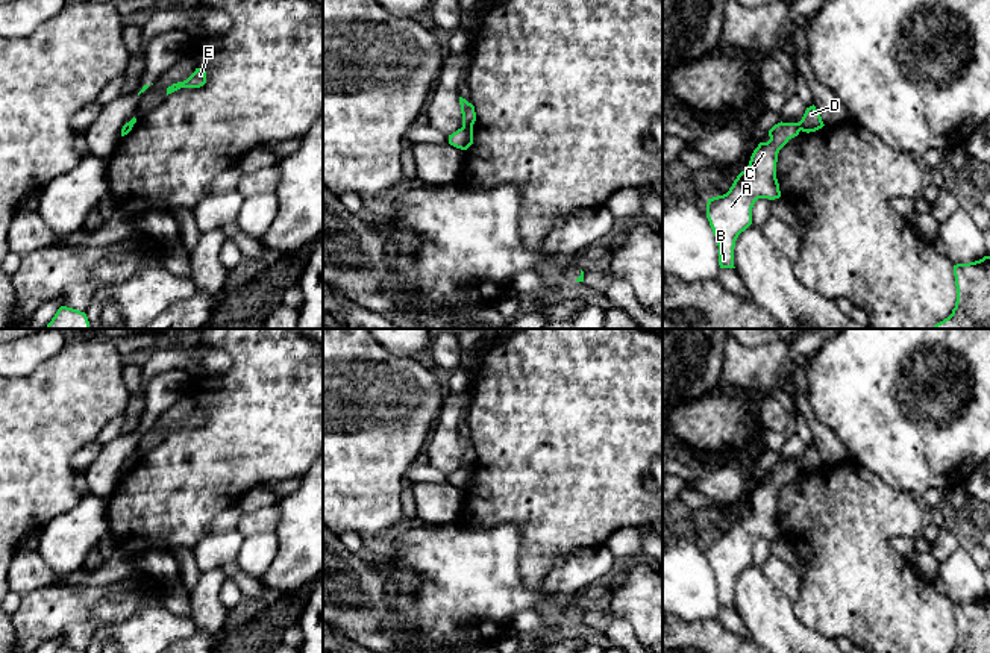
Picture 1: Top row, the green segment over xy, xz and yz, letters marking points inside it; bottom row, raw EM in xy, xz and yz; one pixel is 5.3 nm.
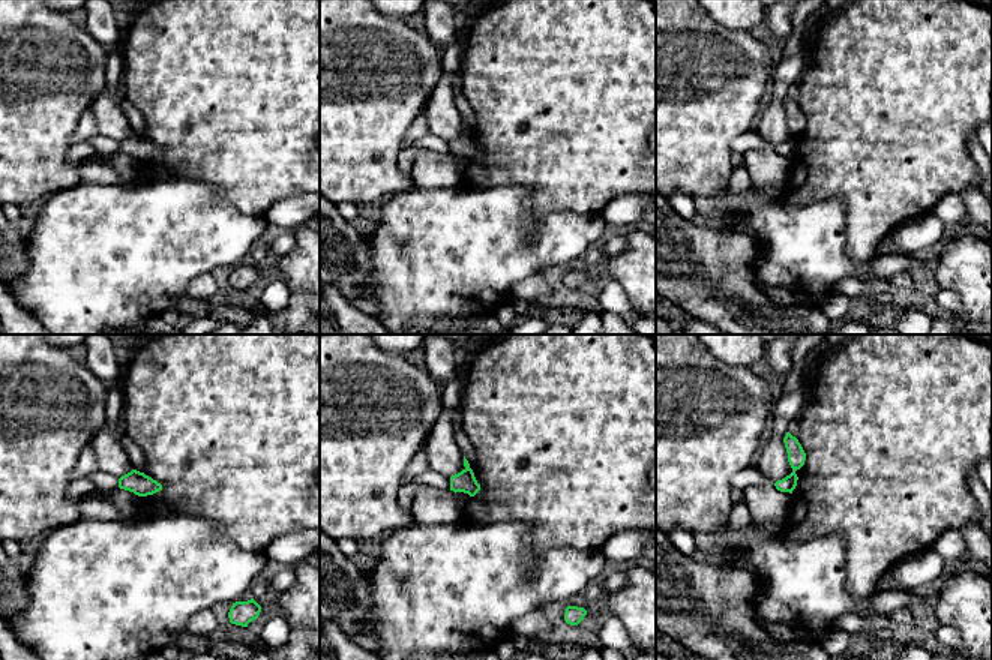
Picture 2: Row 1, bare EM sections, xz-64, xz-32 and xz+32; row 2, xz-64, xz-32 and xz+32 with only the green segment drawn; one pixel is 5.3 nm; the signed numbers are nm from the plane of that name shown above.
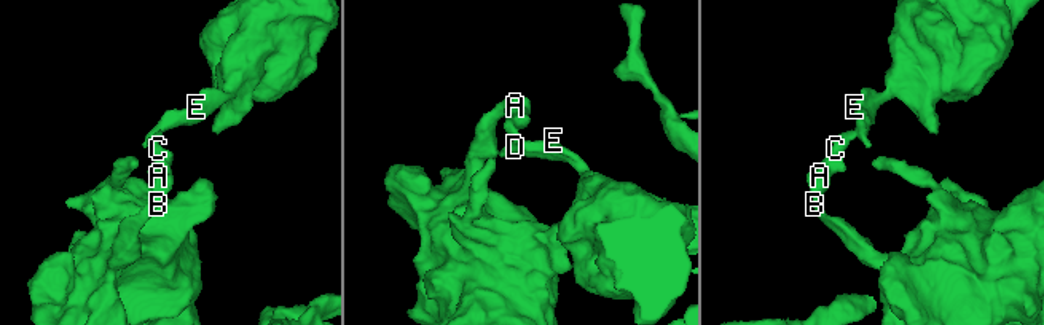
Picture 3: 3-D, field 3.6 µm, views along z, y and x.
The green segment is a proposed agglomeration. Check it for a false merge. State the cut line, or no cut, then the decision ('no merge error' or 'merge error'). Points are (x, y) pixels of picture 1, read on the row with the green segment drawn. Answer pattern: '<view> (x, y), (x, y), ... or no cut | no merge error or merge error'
xz (463, 124), (472, 126) | merge error

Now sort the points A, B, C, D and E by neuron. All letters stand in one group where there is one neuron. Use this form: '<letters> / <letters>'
A B C / D E

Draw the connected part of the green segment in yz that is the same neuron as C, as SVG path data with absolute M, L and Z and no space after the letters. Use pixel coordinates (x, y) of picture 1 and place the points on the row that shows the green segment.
M778 123L769 130L770 139L760 142L749 165L723 195L708 198L706 218L719 245L720 268L734 267L738 235L752 224L752 208L758 198L781 197L776 179L779 150L800 132L799 123Z

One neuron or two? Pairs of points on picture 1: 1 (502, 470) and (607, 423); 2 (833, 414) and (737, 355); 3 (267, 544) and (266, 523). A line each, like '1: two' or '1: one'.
1: one
2: two
3: two

